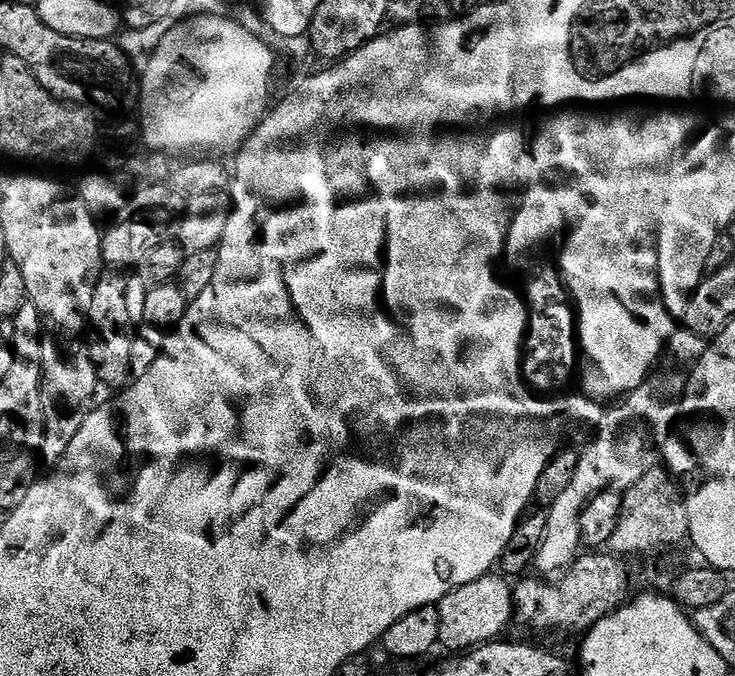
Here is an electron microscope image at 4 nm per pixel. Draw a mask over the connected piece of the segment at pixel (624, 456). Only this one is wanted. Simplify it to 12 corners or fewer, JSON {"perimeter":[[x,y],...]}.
{"perimeter":[[649,375],[601,422],[574,482],[547,509],[534,565],[581,555],[592,497],[622,494],[661,463],[686,376]]}

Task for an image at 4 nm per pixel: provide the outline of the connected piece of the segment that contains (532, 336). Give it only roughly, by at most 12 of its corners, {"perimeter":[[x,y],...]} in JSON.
{"perimeter":[[541,303],[515,363],[534,398],[571,401],[586,377],[581,315]]}

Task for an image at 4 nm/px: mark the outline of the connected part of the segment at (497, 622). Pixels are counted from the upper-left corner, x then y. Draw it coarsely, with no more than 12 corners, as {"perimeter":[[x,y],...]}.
{"perimeter":[[489,574],[439,602],[440,644],[464,654],[503,637],[513,585]]}

